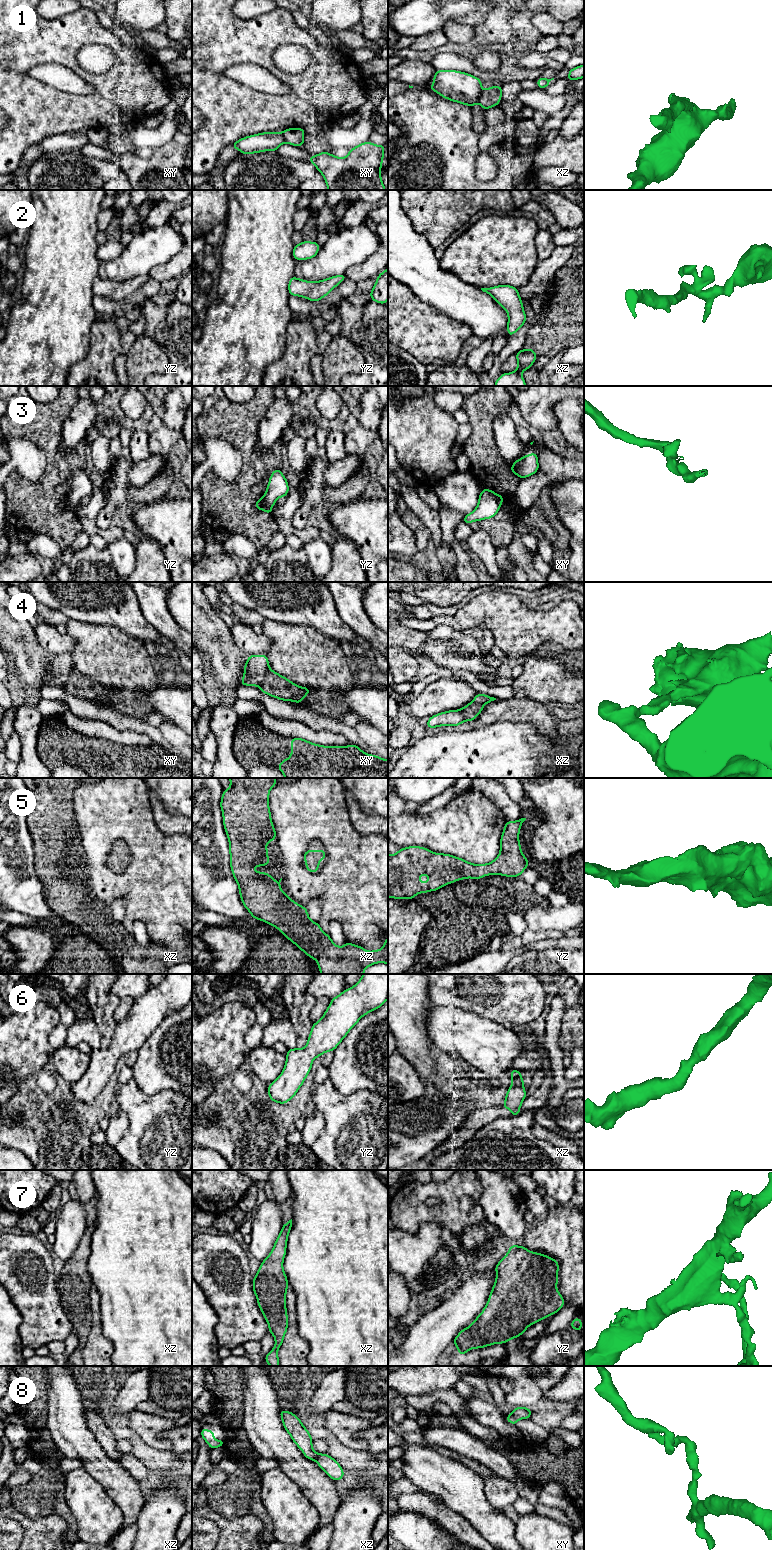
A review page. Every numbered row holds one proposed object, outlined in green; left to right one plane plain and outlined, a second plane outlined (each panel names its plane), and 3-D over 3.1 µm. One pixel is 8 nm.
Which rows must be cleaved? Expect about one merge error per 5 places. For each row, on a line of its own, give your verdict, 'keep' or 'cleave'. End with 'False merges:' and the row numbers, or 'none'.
1: cleave
2: keep
3: cleave
4: cleave
5: keep
6: keep
7: keep
8: cleave
False merges: 1, 3, 4, 8

